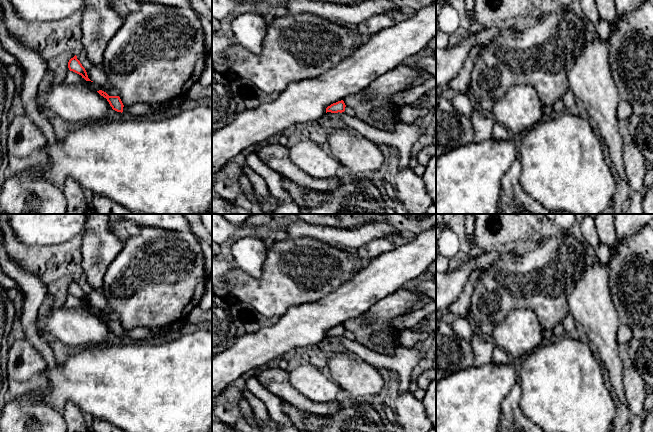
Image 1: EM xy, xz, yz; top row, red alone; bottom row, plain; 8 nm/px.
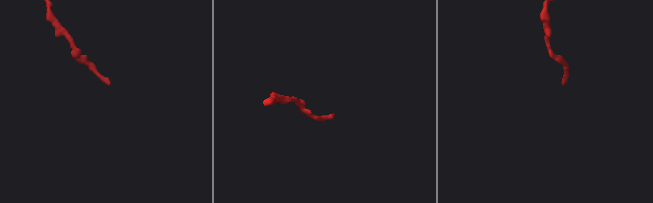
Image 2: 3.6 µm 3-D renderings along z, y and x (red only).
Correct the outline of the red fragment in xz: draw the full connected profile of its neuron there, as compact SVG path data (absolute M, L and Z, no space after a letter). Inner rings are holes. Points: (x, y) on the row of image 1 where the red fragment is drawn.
M341 100L341 101L338 101L336 103L331 104L330 106L328 106L326 108L326 113L327 112L331 112L331 113L340 112L340 113L342 113L345 111L345 107L346 107L346 105L345 105L344 101Z

